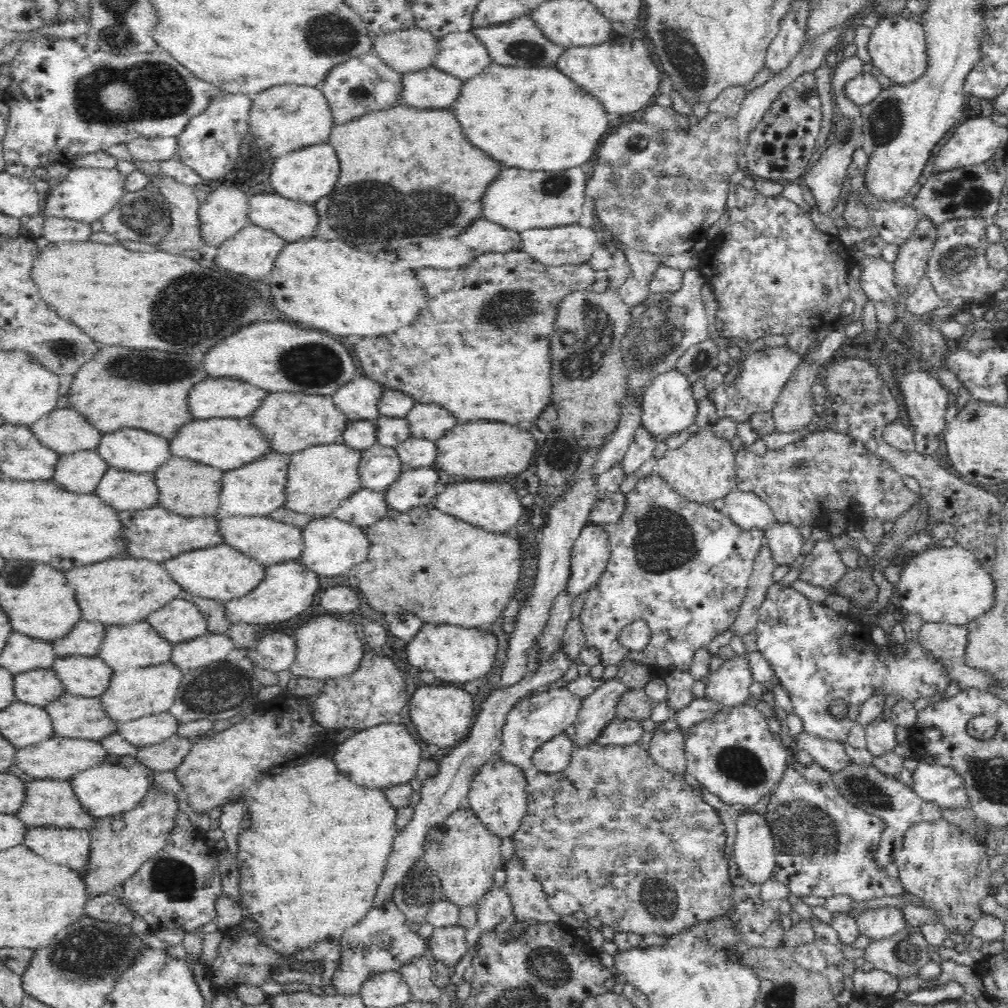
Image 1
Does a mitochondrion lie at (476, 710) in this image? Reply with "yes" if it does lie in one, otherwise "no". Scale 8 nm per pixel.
no

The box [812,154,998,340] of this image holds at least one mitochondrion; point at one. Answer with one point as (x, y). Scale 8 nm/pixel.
(967, 194)

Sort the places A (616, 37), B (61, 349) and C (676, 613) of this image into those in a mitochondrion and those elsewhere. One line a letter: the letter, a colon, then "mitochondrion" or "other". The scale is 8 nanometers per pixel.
A: other
B: mitochondrion
C: other

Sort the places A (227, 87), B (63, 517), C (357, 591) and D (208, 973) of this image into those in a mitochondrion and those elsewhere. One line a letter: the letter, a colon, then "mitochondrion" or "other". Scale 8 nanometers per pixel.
A: other
B: other
C: other
D: other

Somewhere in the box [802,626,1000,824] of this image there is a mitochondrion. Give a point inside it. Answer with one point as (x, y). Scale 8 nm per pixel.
(863, 786)

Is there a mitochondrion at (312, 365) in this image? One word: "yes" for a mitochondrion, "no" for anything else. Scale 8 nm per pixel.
yes

